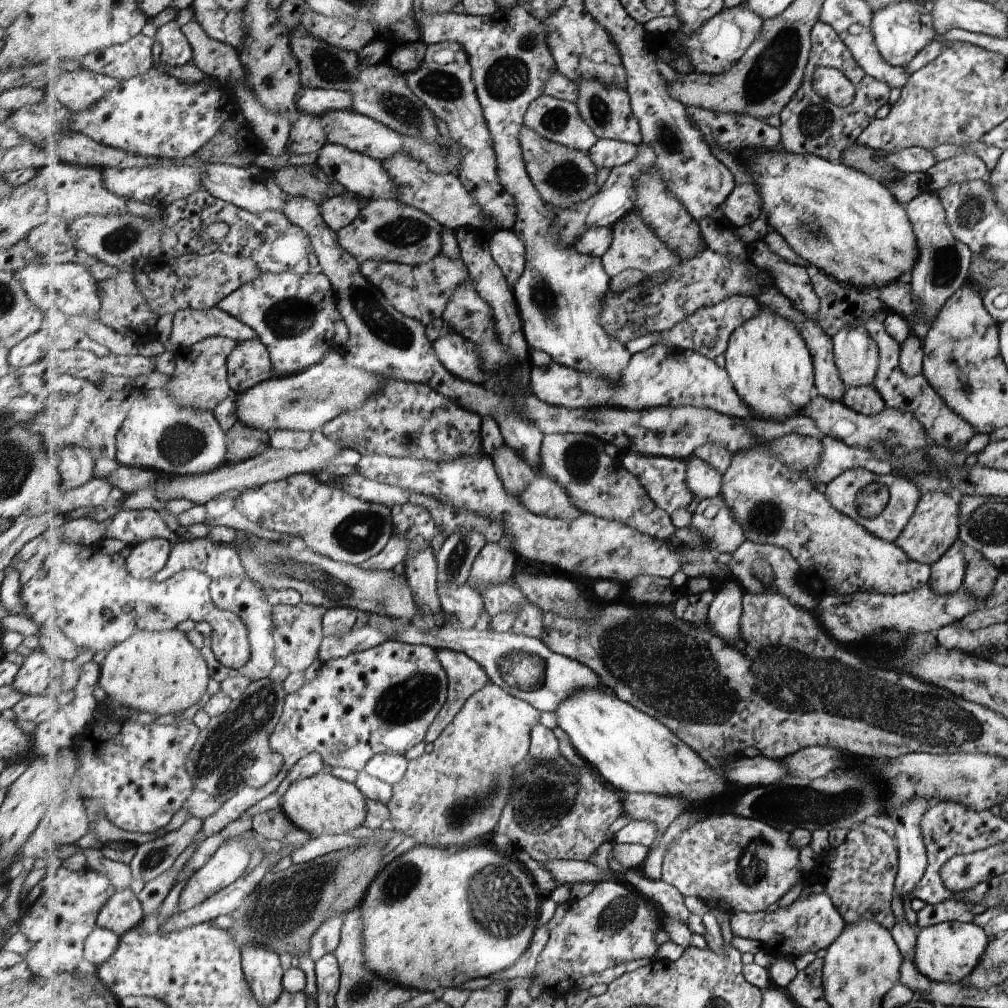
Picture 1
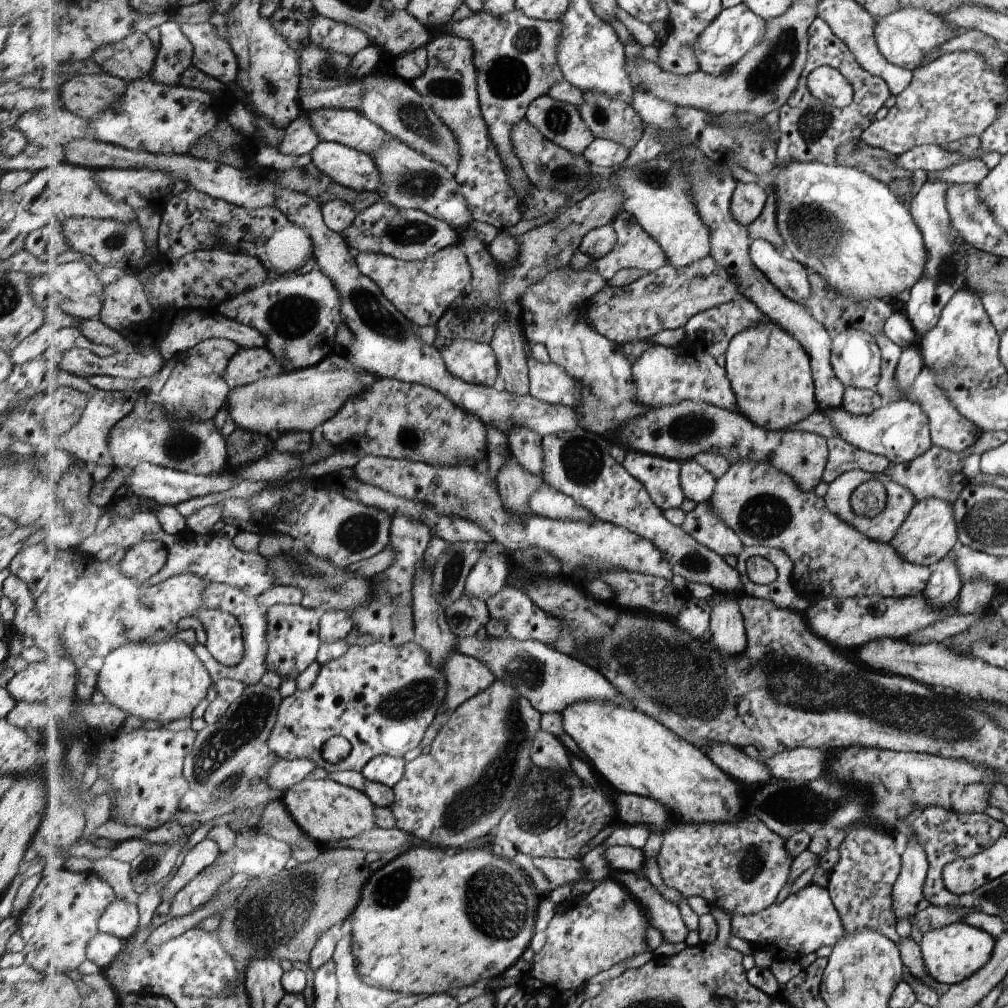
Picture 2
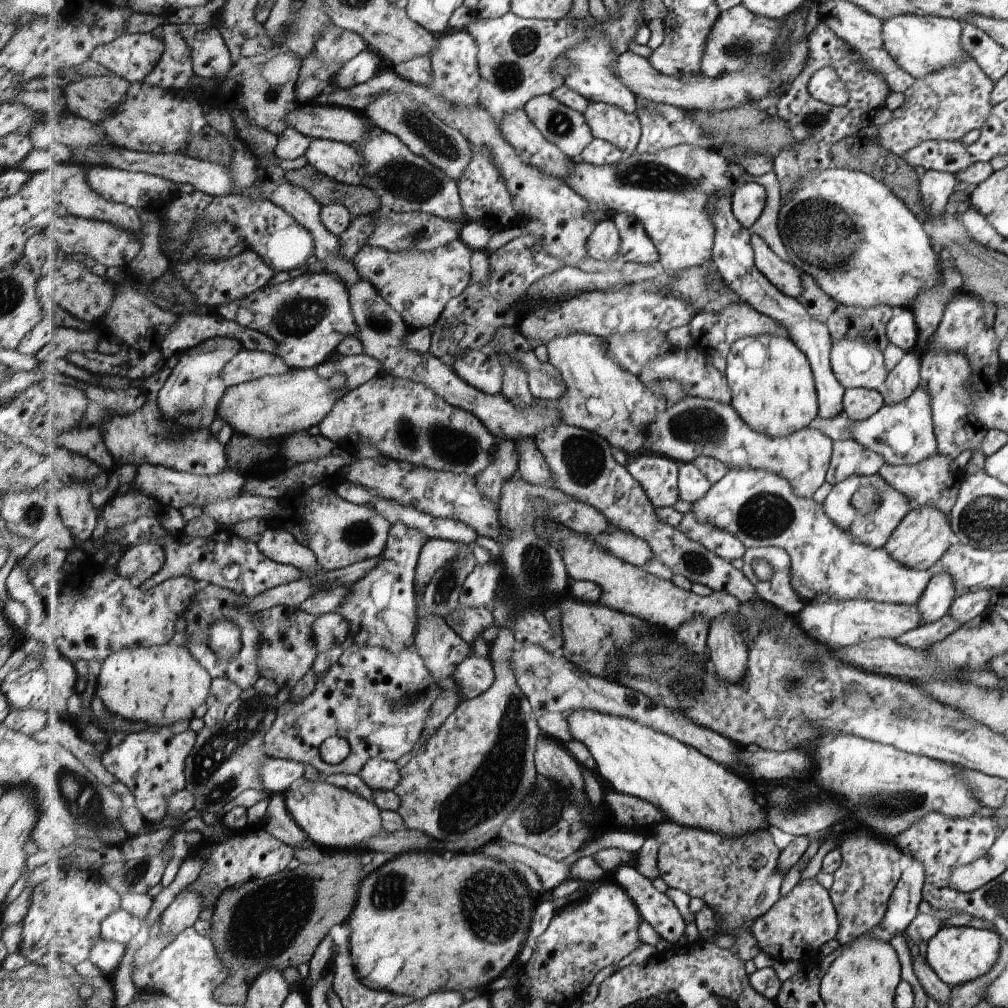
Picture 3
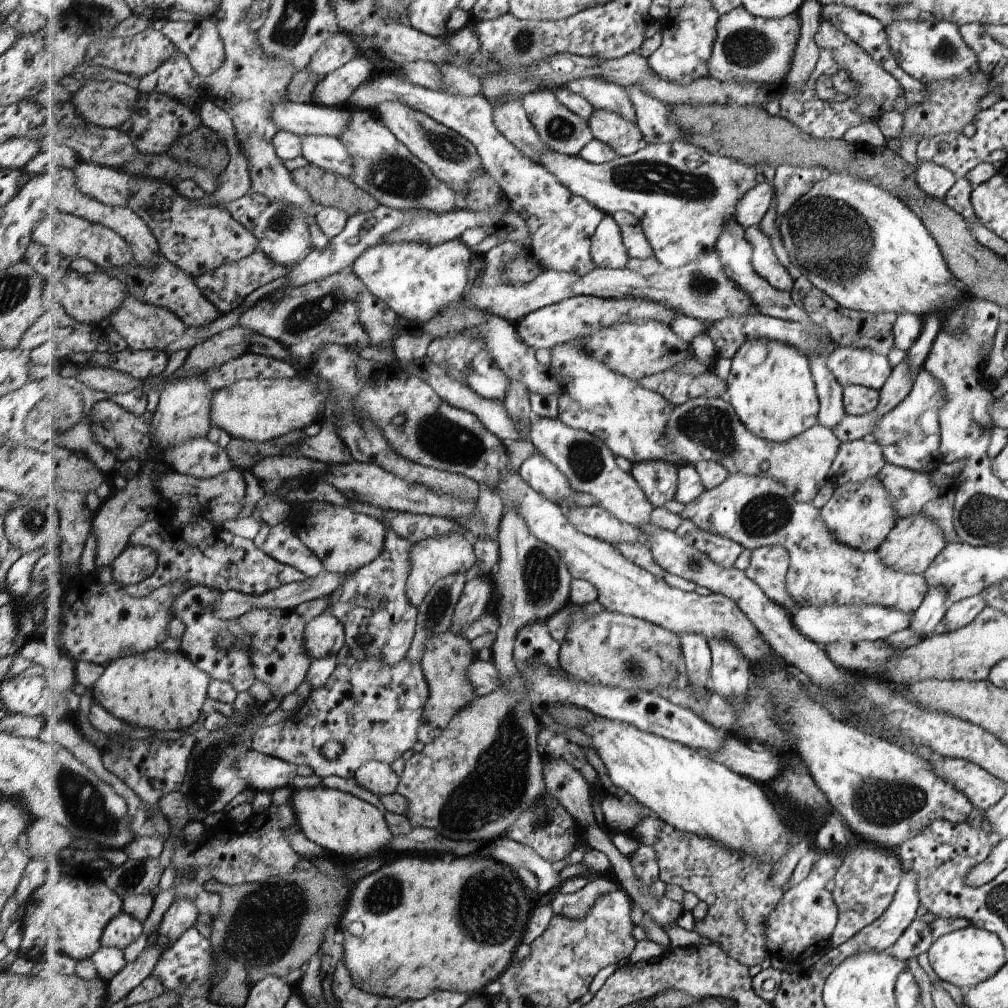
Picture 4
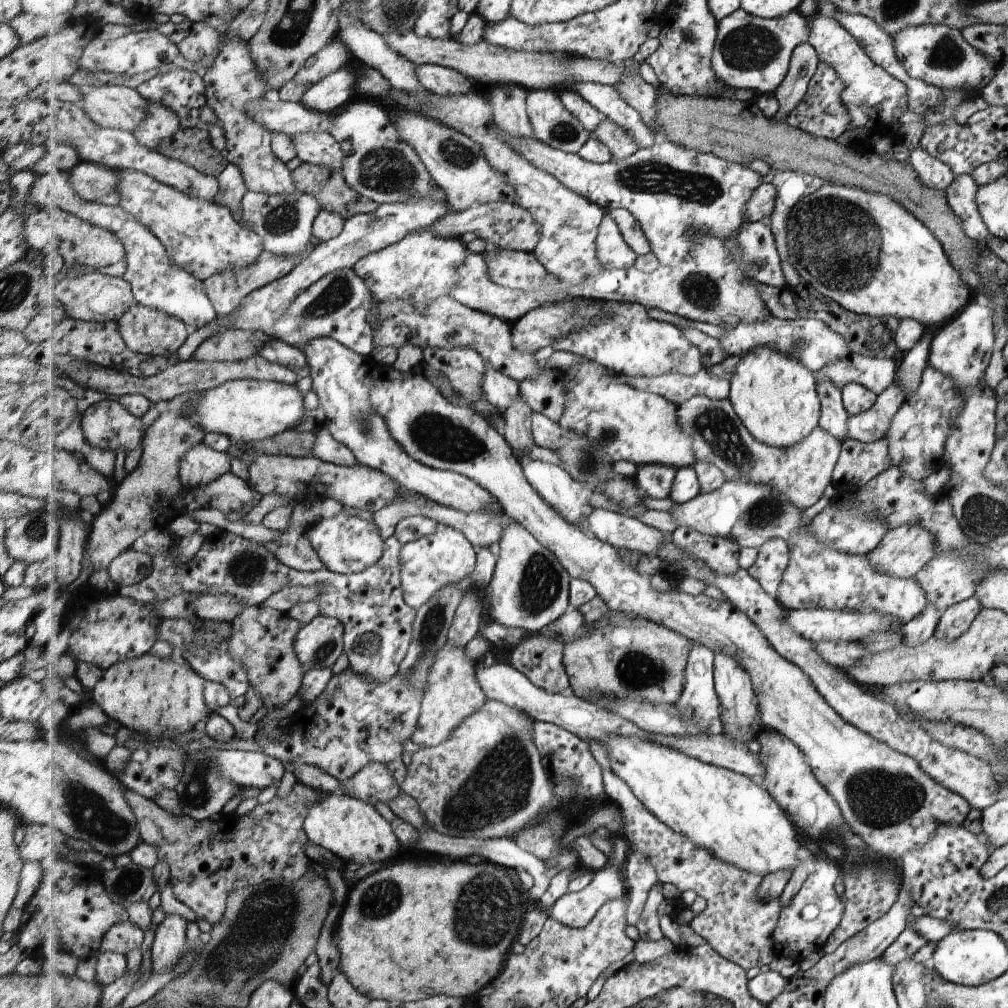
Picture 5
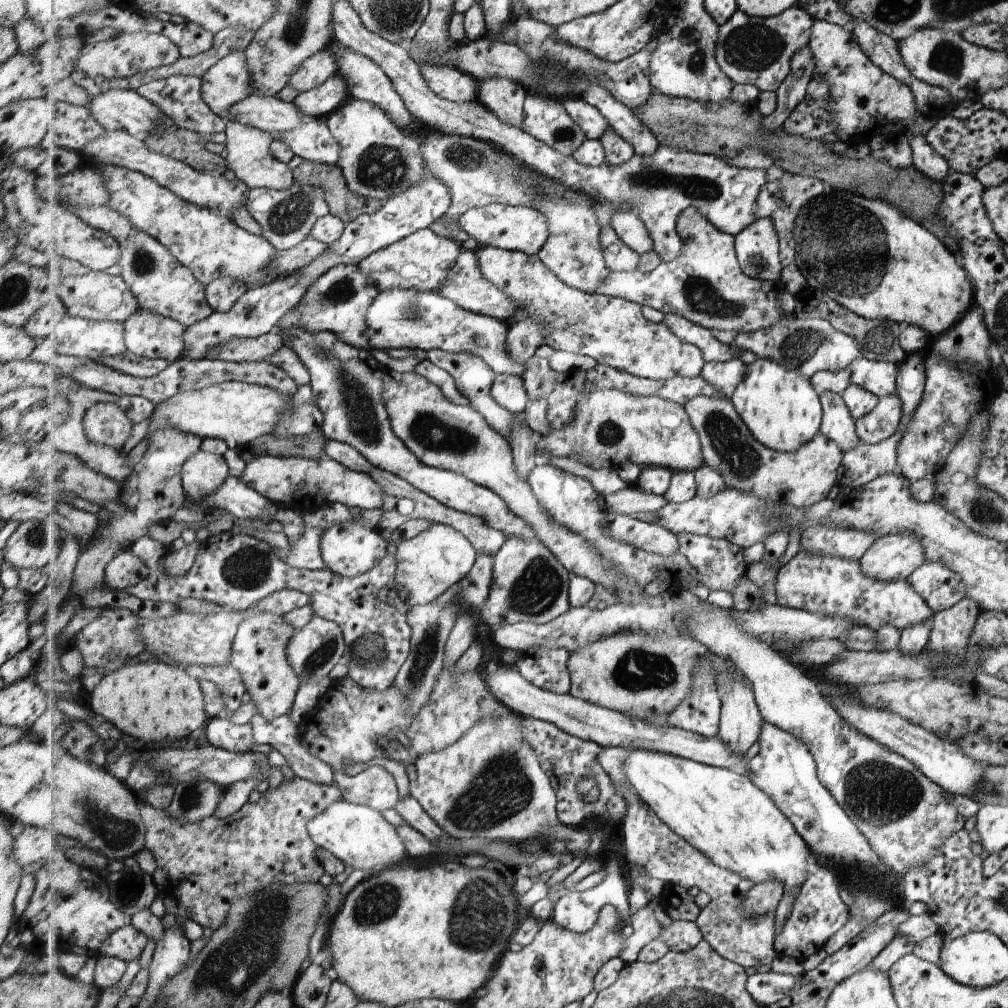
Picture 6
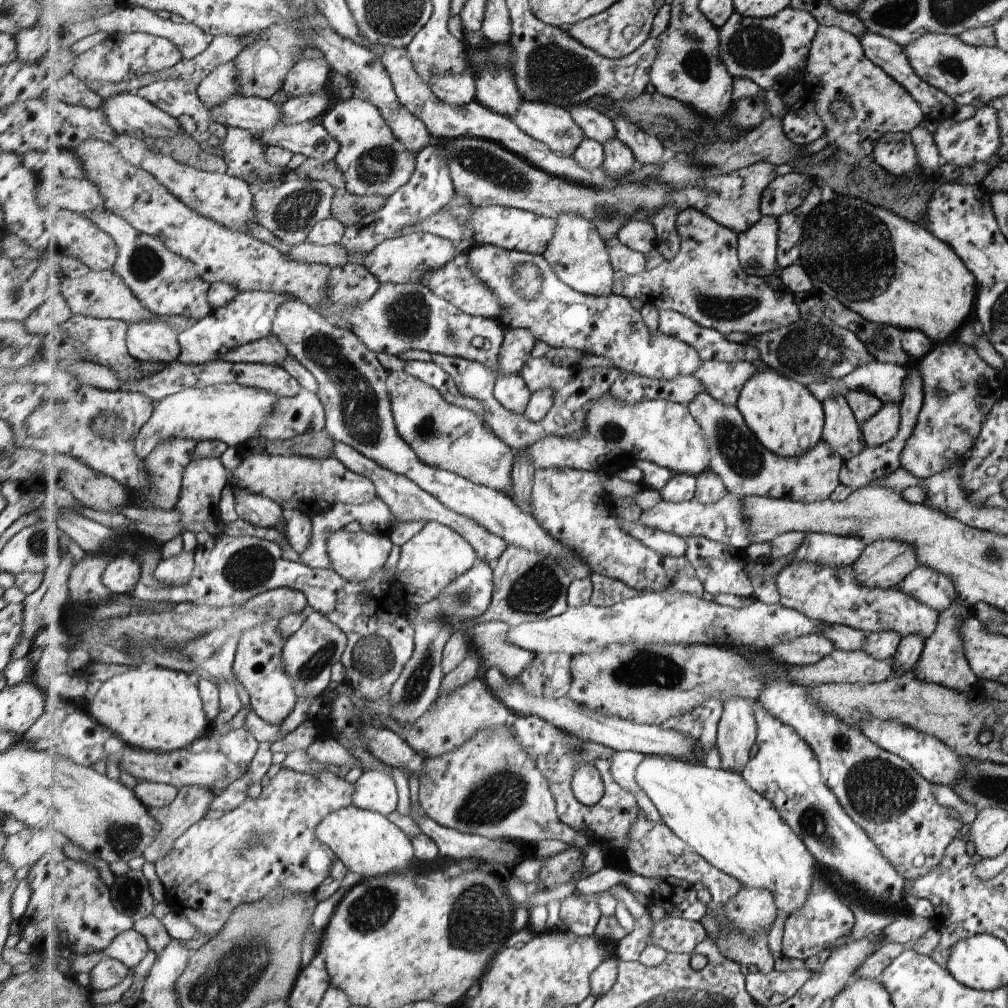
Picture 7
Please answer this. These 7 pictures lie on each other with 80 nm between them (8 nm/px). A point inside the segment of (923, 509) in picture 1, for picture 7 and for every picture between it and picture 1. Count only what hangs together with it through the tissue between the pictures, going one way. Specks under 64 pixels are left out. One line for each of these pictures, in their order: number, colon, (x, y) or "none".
2: (928, 534)
3: (922, 538)
4: (913, 543)
5: (904, 550)
6: (891, 558)
7: (884, 564)

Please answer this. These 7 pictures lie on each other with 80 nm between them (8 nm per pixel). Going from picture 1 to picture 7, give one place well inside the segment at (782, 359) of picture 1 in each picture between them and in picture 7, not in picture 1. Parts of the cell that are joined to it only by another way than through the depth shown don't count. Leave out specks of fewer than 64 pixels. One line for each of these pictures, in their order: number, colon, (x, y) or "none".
2: (770, 372)
3: (773, 385)
4: (771, 385)
5: (776, 396)
6: (781, 406)
7: (789, 420)

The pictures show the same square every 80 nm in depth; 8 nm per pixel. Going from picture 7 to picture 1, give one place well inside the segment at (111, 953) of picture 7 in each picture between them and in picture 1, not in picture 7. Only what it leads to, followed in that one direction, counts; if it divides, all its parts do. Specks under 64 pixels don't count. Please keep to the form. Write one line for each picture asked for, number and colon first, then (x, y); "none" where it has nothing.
1: (123, 911)
2: (121, 919)
3: (121, 926)
4: (124, 929)
5: (125, 936)
6: (127, 943)

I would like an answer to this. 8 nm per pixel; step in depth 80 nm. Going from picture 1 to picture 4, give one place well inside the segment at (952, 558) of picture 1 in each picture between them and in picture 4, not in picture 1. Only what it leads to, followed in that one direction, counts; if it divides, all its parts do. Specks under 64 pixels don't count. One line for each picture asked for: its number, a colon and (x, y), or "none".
2: (944, 584)
3: (936, 599)
4: (930, 613)

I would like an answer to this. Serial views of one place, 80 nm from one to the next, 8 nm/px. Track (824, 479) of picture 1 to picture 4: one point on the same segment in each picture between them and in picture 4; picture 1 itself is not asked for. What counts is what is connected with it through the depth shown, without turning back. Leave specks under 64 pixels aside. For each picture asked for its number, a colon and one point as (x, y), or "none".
2: (843, 457)
3: (850, 458)
4: (860, 460)

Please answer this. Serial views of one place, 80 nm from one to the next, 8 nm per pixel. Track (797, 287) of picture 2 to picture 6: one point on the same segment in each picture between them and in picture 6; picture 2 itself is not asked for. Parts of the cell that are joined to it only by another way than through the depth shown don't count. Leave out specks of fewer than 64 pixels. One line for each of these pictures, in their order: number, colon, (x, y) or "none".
3: (785, 276)
4: (765, 260)
5: (761, 261)
6: (758, 246)

